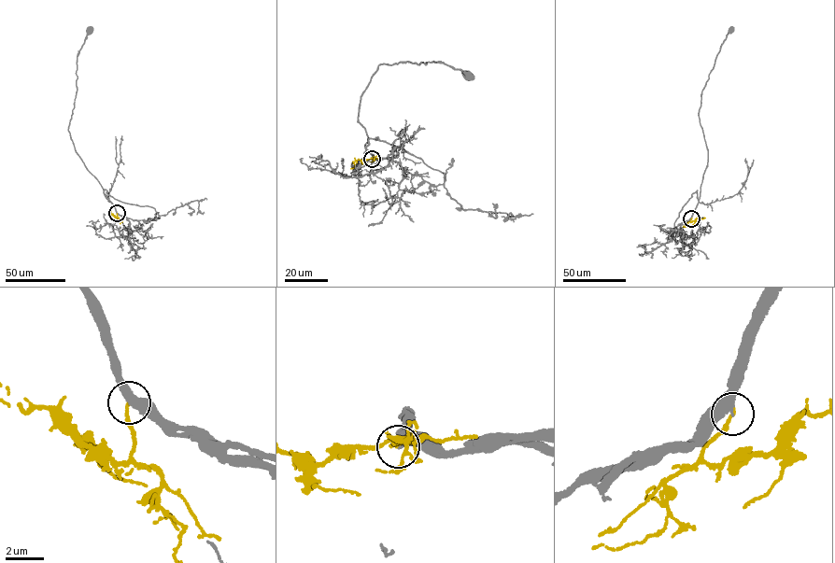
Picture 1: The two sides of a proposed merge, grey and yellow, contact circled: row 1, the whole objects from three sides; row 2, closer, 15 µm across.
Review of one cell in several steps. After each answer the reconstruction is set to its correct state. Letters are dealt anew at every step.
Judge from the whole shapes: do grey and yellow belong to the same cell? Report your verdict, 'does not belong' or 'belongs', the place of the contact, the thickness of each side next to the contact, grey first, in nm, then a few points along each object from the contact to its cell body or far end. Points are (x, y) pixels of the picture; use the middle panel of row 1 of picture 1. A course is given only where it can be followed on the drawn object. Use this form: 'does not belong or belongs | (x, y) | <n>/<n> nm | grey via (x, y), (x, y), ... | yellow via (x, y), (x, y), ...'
belongs | (372, 159) | 340/180 nm | grey via (373, 159), (364, 146), (368, 135), (358, 118), (361, 97), (379, 64), (440, 61), (468, 77) | yellow via (373, 159), (357, 160), (350, 168)

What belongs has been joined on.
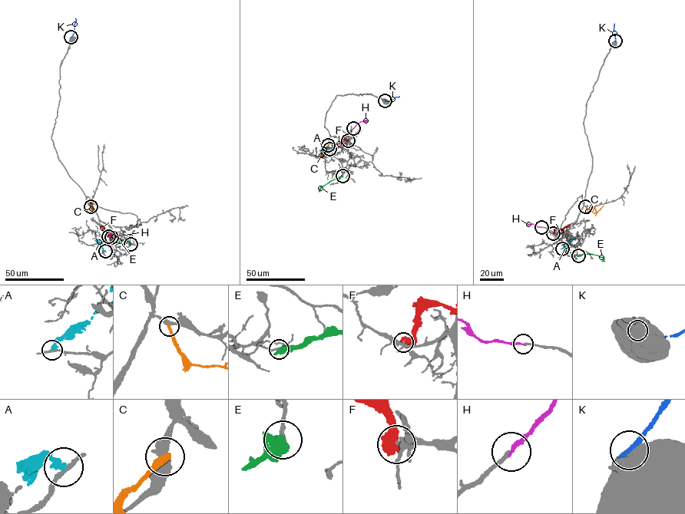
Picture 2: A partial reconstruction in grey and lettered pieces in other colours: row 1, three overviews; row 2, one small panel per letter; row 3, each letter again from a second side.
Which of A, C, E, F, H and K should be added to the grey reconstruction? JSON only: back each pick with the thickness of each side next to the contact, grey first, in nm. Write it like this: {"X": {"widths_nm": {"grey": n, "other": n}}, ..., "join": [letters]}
{"H": {"widths_nm": {"grey": 170, "other": 190}}, "join": ["H"]}

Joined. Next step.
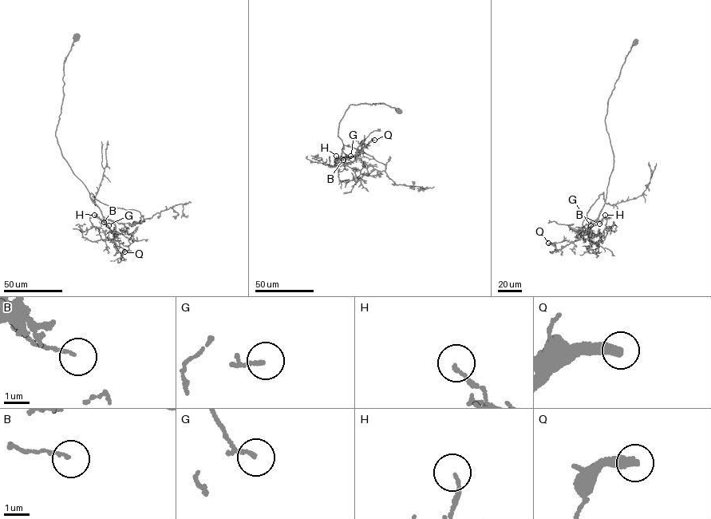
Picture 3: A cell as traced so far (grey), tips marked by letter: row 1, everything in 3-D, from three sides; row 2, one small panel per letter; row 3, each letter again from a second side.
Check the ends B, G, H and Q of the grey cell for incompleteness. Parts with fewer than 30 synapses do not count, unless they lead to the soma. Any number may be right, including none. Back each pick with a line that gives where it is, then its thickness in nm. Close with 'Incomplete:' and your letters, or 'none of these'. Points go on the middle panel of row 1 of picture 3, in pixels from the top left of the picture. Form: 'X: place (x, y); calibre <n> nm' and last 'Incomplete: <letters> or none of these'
Q: place (374, 140); calibre 400 nm
Incomplete: Q

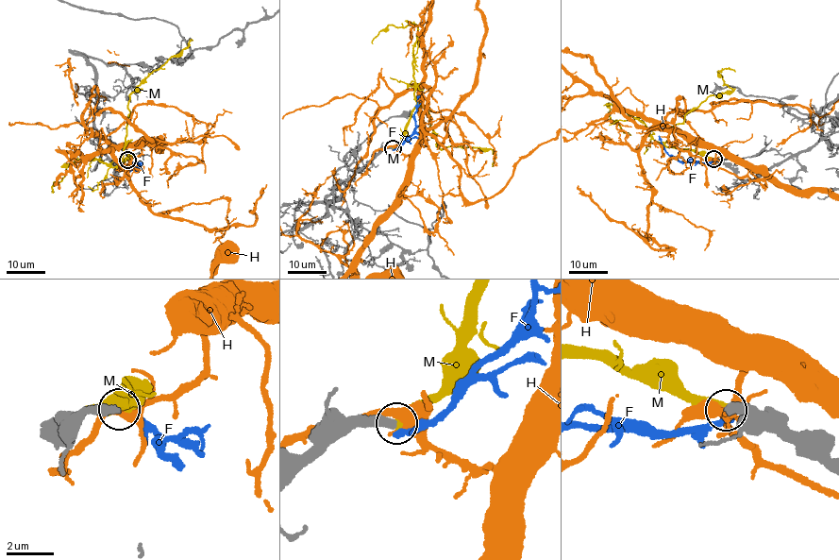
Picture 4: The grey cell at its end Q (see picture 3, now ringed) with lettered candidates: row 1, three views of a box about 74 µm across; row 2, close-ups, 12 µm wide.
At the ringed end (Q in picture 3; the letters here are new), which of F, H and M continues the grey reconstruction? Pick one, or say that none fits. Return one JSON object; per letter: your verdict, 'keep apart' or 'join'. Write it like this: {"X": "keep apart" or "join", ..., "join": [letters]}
{"F": "keep apart", "H": "keep apart", "M": "keep apart", "join": []}

